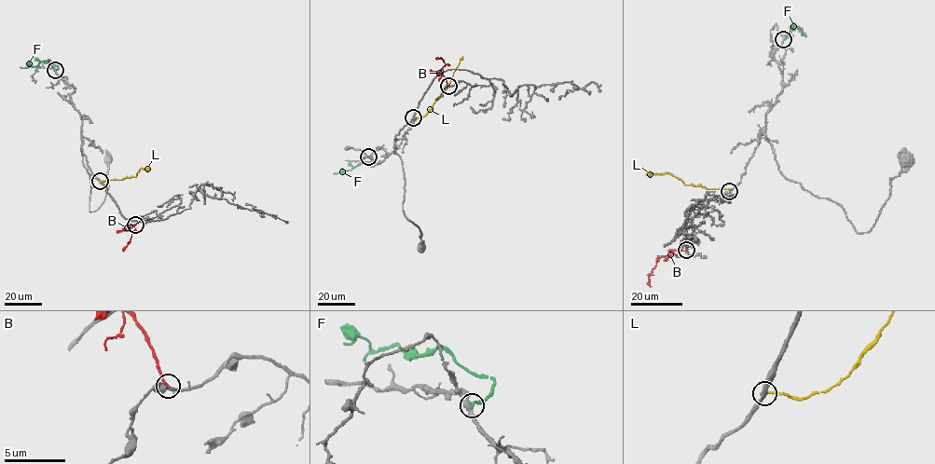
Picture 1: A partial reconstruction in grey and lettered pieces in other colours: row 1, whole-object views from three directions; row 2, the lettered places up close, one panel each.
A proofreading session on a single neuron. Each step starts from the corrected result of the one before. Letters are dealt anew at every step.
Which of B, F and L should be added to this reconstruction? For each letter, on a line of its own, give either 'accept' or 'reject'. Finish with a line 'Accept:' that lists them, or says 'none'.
B: accept
F: reject
L: reject
Accept: B

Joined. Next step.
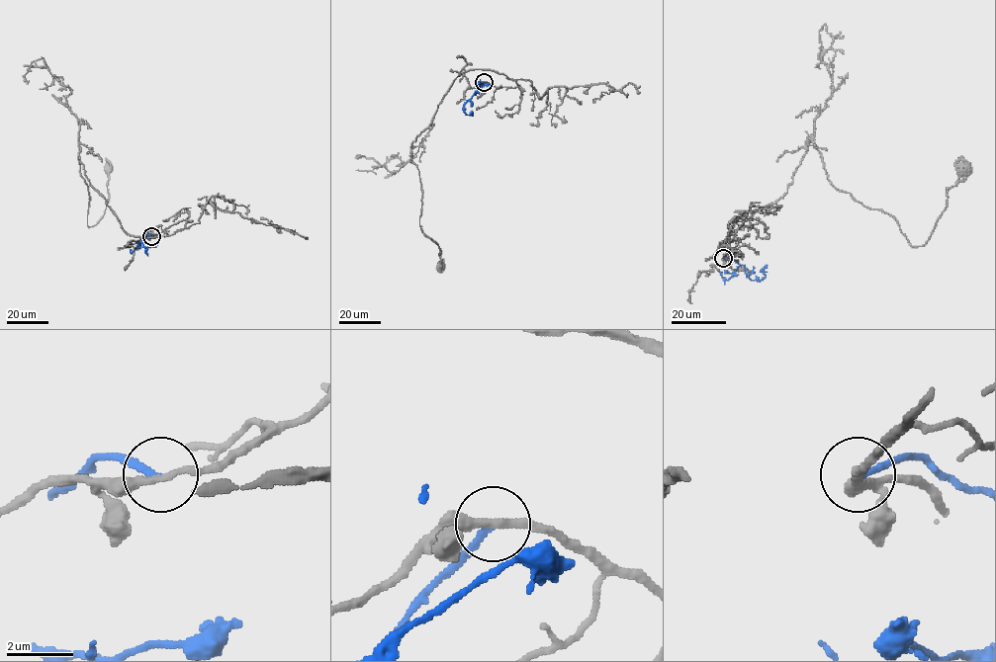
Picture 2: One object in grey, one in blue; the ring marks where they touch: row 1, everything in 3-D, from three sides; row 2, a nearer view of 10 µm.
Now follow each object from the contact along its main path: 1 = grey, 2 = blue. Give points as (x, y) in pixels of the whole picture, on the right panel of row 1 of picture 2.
1: (723, 259), (729, 238), (705, 261), (787, 192), (811, 141), (836, 188), (890, 214), (912, 246), (964, 171)
2: (723, 259), (728, 257), (743, 265), (745, 274), (754, 281), (765, 276), (763, 270), (767, 265)

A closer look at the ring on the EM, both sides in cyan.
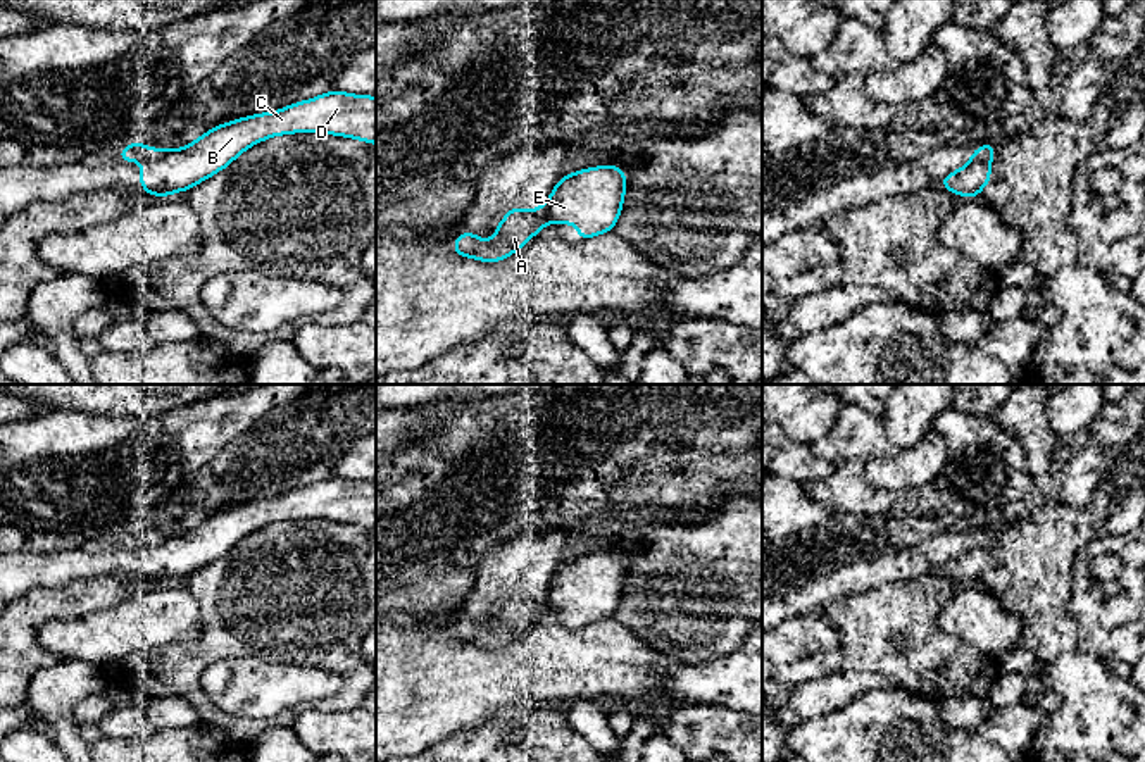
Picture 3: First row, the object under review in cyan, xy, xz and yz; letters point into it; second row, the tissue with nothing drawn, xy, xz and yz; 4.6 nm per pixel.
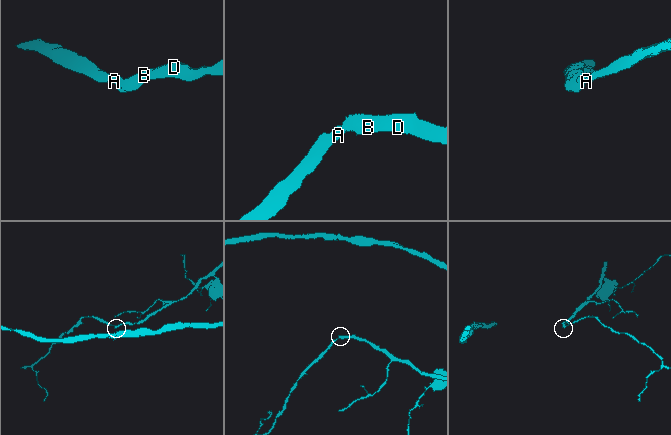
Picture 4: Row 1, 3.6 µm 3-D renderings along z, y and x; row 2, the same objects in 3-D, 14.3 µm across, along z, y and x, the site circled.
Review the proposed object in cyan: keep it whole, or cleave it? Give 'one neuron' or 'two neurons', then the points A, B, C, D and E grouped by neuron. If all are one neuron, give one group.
two neurons; groups A / B C D E

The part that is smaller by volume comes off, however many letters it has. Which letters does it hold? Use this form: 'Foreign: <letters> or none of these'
Foreign: A

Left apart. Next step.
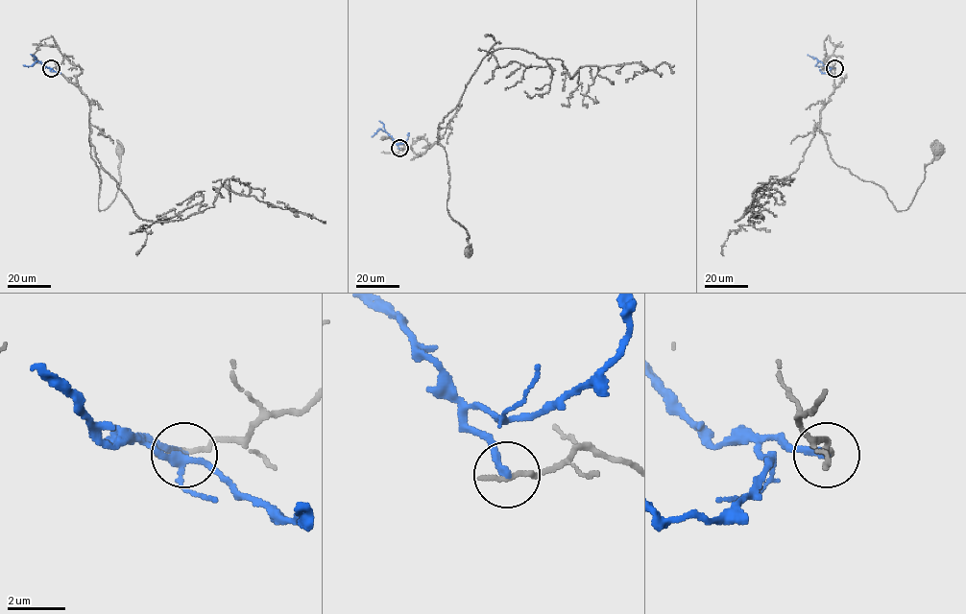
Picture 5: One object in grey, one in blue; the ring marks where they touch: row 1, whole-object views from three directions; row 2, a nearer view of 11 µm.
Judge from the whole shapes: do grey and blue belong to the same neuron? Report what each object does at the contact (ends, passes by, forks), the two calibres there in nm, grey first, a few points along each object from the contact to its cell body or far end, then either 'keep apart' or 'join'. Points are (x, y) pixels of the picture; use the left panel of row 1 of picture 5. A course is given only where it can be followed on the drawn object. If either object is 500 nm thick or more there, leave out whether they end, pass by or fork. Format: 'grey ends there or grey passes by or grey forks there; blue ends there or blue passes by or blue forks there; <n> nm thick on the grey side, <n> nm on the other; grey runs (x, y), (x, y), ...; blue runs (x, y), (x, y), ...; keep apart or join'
grey ends there; blue ends there; 200 nm thick on the grey side, 260 nm on the other; grey runs (50, 68), (62, 55), (82, 70), (76, 82), (89, 103), (99, 210), (118, 190), (119, 152); blue runs (50, 68), (37, 60), (31, 66), (22, 64); keep apart

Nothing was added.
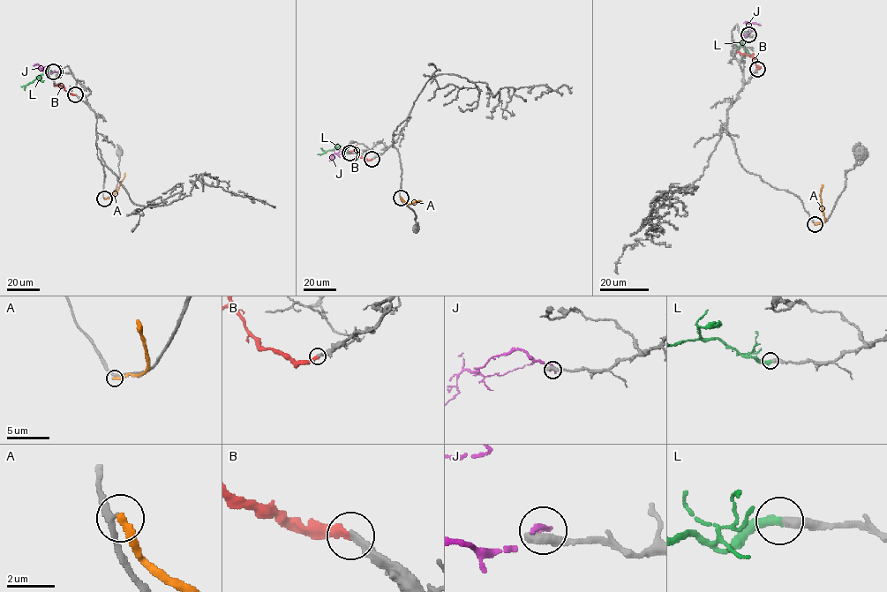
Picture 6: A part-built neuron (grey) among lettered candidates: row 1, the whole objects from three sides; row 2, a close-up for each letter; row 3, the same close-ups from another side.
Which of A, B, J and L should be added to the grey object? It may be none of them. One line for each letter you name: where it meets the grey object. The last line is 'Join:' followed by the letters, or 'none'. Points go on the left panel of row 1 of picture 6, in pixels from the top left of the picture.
B: meets grey at (75, 94)
L: meets grey at (53, 71)
Join: B, L

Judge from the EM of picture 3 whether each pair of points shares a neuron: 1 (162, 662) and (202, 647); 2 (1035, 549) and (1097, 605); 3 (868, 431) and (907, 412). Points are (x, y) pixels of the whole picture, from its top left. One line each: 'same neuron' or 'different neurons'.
1: same neuron
2: different neurons
3: different neurons

